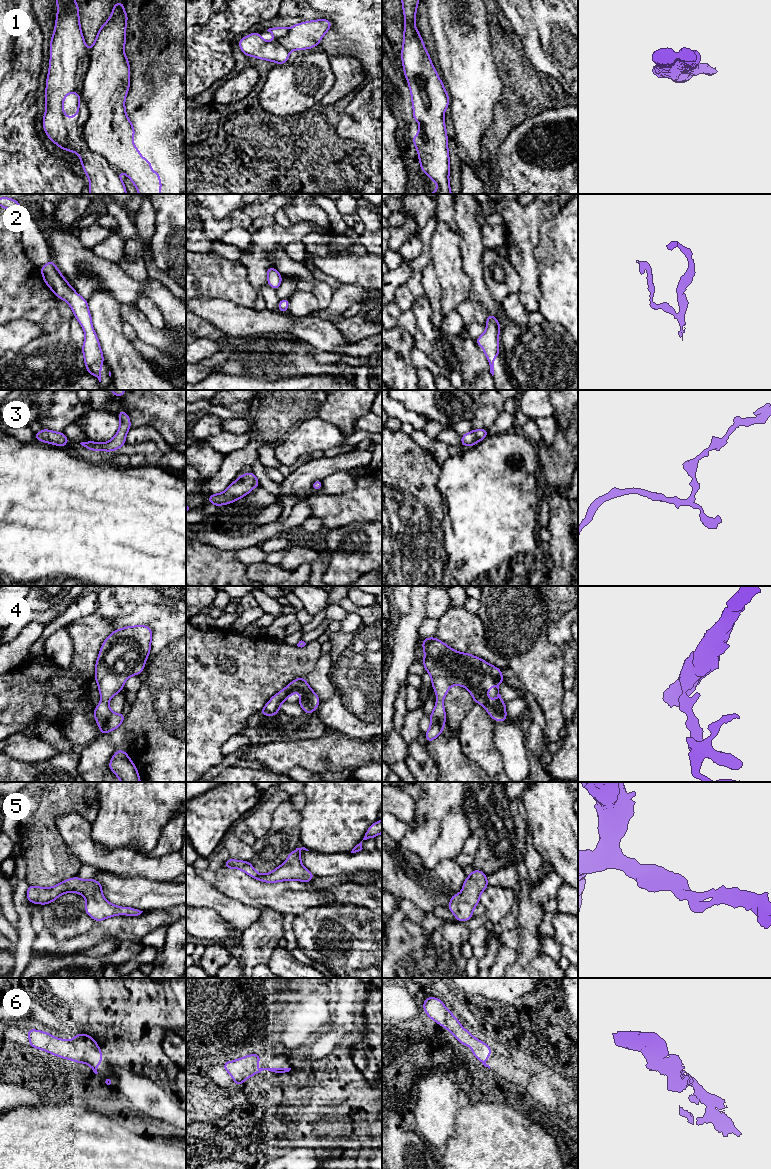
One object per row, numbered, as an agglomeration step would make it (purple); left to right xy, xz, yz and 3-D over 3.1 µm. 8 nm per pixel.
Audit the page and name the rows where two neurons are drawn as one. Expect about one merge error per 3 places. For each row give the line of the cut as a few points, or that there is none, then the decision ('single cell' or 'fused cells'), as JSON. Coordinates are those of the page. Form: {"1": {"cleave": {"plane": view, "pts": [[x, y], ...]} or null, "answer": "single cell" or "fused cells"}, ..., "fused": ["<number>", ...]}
{"1": {"cleave": {"plane": "xy", "pts": [[89, 52], [84, 138], [117, 168]]}, "answer": "fused cells"}, "2": {"cleave": null, "answer": "single cell"}, "3": {"cleave": null, "answer": "single cell"}, "4": {"cleave": null, "answer": "single cell"}, "5": {"cleave": null, "answer": "single cell"}, "6": {"cleave": null, "answer": "single cell"}, "fused": ["1"]}

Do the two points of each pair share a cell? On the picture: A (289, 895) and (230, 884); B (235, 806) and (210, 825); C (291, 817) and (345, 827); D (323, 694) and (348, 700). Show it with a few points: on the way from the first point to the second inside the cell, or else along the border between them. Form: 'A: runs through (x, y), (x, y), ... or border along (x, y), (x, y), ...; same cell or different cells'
A: runs through (274, 895), (255, 894), (245, 889); same cell
B: runs through (229, 806), (216, 819); same cell
C: border along (299, 811), (301, 817), (299, 824), (301, 840); different cells
D: border along (328, 673), (334, 687), (334, 695), (320, 702); different cells

